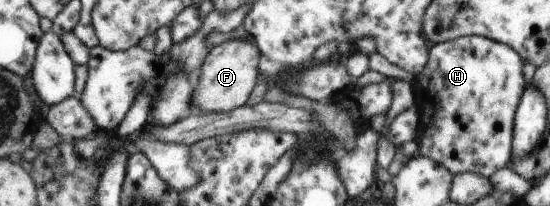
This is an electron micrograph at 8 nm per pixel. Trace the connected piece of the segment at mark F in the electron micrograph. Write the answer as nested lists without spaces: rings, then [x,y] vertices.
[[[228,40],[212,47],[210,54],[202,63],[198,84],[194,87],[190,108],[192,112],[212,114],[230,112],[244,106],[260,80],[258,45],[250,40]]]

